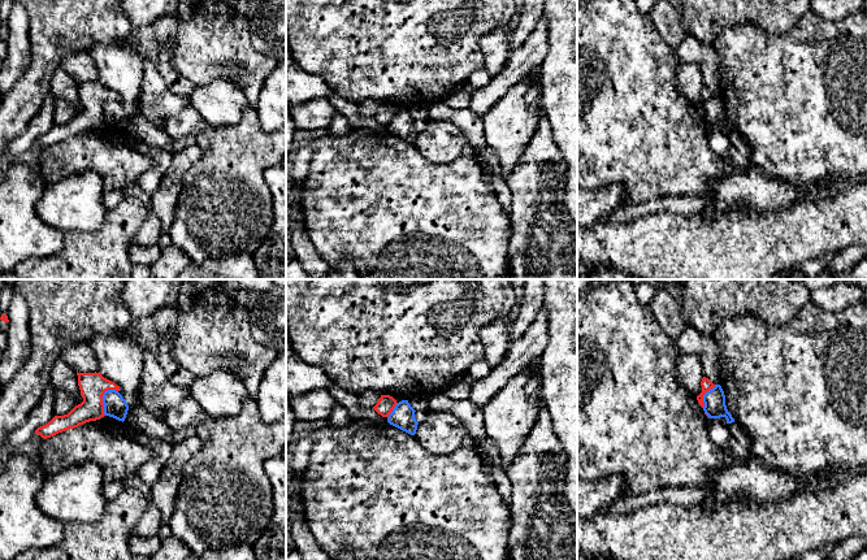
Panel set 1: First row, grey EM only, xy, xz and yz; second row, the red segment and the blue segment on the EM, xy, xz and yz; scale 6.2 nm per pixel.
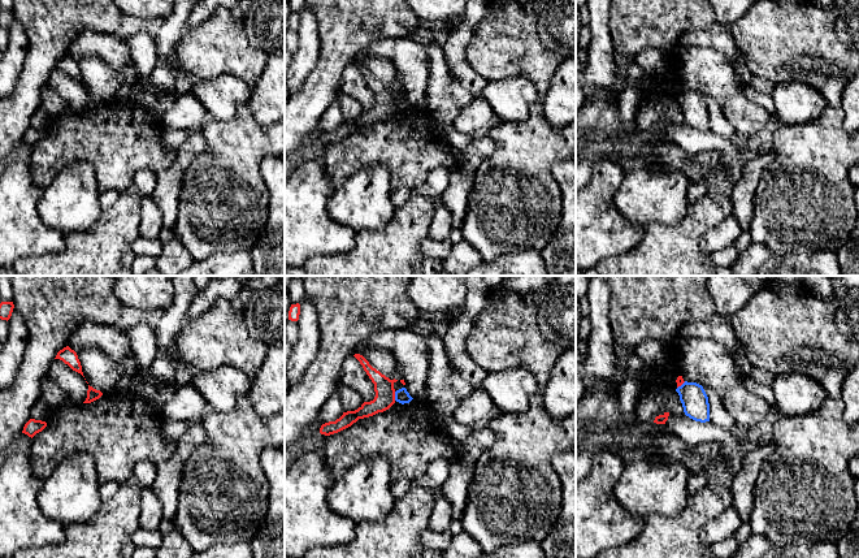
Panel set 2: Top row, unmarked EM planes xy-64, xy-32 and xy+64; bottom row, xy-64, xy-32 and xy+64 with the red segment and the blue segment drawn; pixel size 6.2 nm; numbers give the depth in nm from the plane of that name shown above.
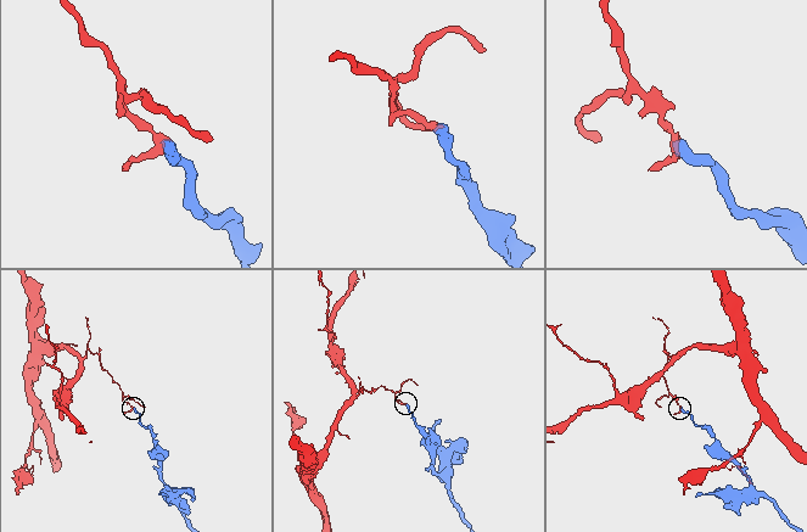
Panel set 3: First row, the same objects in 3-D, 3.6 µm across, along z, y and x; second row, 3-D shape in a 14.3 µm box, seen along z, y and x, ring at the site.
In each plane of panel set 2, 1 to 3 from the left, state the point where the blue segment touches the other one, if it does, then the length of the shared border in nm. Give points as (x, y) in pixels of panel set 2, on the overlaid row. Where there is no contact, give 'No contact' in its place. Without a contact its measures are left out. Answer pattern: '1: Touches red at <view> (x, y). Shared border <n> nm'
1: No contact
2: Touches red at xy-32 (394, 396). Shared border 60 nm
3: Touches red at xy+64 (681, 384). Shared border 70 nm

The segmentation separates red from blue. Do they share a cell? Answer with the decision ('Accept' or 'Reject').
Reject

